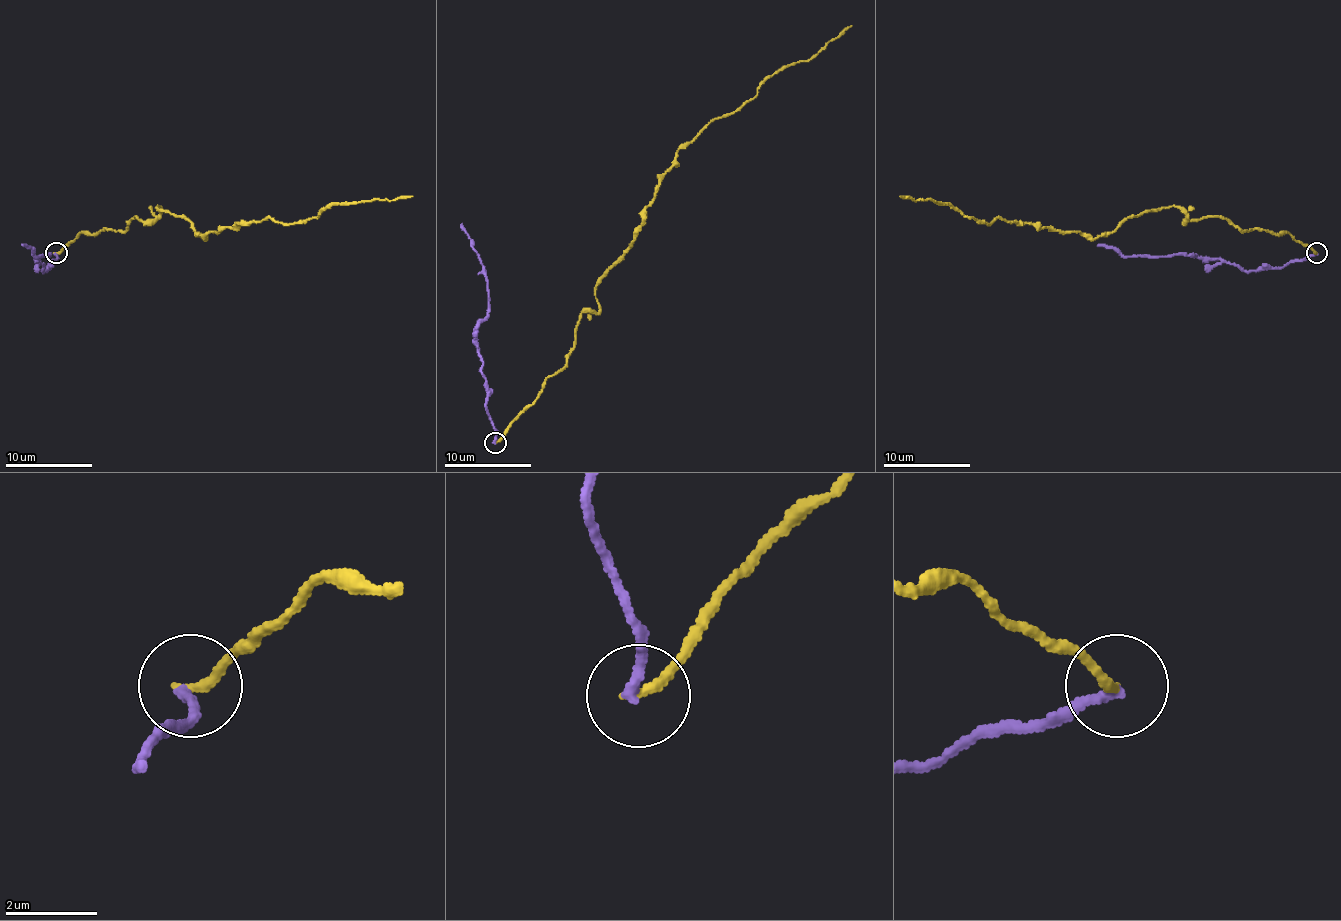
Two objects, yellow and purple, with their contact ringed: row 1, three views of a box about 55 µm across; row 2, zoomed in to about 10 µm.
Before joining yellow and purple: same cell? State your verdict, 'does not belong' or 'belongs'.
does not belong

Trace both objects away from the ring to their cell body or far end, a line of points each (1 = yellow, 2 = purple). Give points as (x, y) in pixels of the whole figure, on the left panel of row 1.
1: (57, 252), (159, 208), (202, 239), (413, 195)
2: (57, 252), (57, 258), (44, 271), (37, 258), (48, 254), (37, 256), (22, 243)

